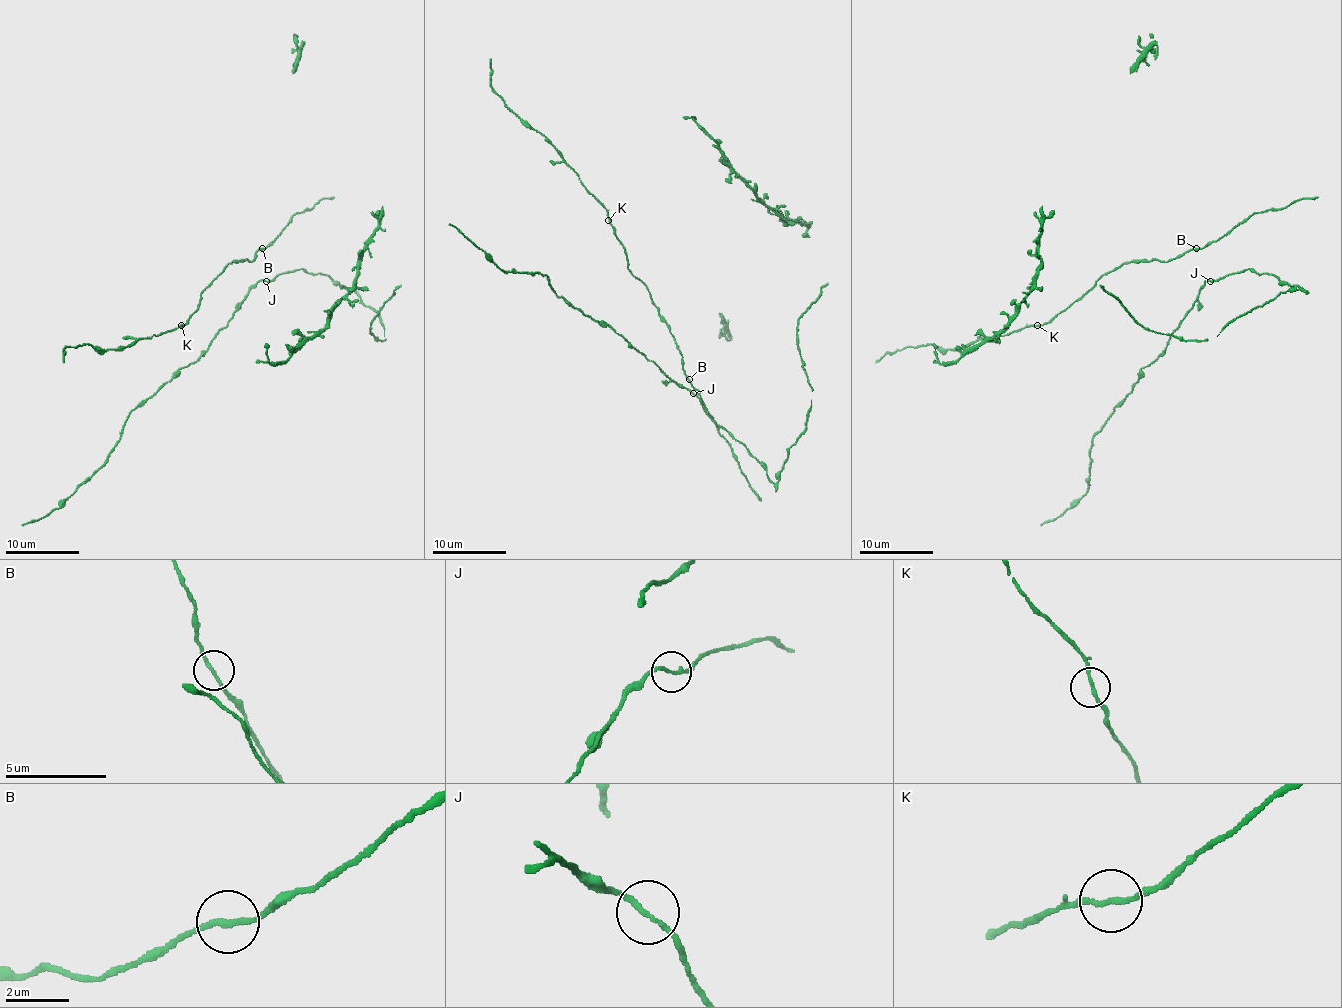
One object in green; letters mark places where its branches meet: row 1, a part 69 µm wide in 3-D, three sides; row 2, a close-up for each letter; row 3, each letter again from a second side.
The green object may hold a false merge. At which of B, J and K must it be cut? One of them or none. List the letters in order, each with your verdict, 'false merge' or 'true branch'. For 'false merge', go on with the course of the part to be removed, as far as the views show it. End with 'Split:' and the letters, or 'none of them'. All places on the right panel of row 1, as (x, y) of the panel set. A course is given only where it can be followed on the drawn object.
B: true branch
J: true branch
K: true branch
Split: none of them

